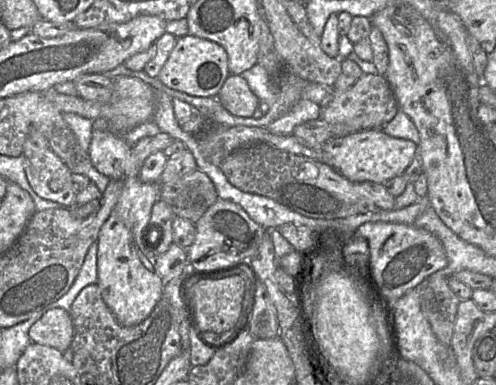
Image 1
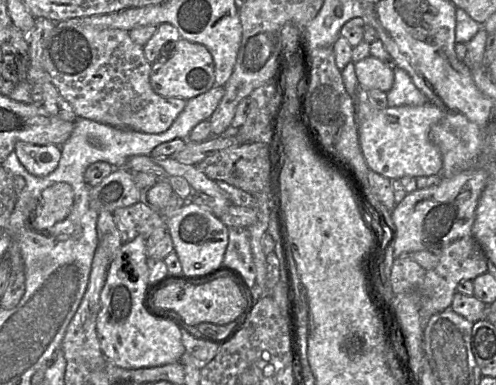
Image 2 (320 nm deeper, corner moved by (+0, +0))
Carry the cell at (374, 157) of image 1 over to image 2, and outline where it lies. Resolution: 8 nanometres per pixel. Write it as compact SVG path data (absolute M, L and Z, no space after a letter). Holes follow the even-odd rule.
M362 87L358 89L357 125L362 154L369 169L390 180L399 180L407 176L418 178L440 174L442 156L437 146L429 139L429 132L431 126L443 117L444 111L430 102L421 106L405 105L376 110L370 105L367 92Z

